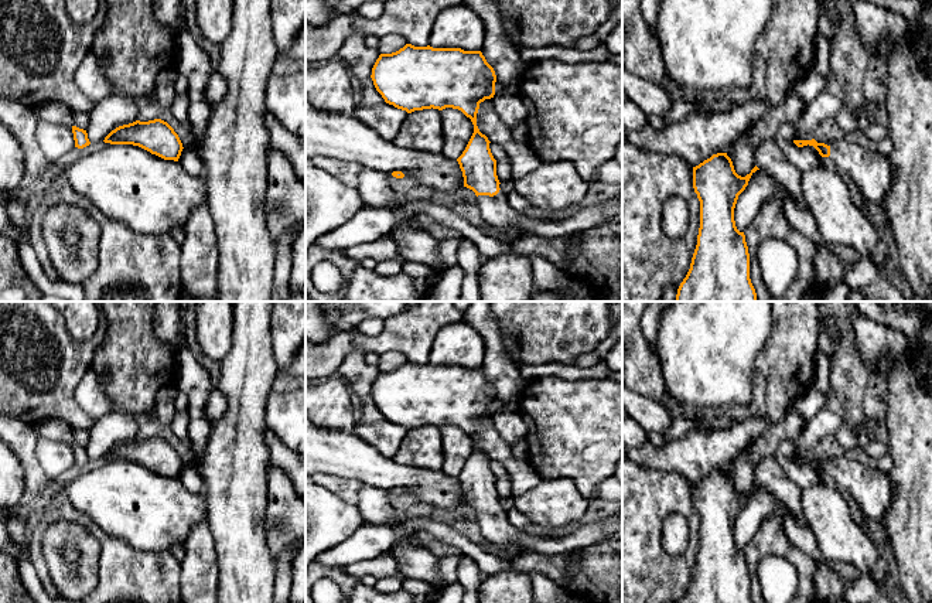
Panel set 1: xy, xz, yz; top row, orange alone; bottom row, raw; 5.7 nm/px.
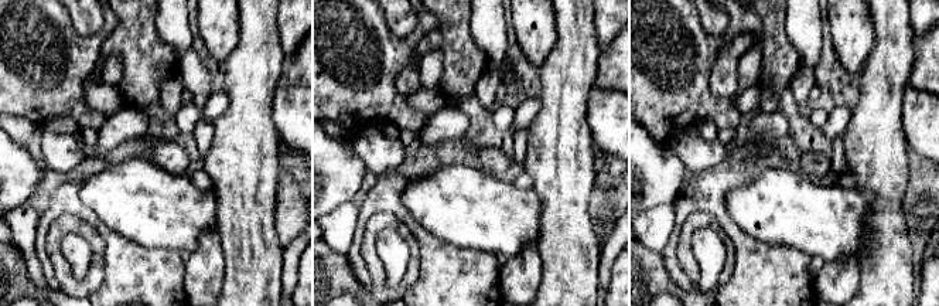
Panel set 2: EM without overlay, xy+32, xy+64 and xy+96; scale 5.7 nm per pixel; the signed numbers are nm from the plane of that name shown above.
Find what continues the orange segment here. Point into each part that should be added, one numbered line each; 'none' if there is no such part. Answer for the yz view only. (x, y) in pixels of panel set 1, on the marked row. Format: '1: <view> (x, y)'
1: yz (873, 173)

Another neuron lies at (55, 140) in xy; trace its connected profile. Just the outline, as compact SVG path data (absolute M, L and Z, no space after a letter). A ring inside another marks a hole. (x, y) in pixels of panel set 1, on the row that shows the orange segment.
M38 120L35 140L49 161L55 161L75 147L72 127Z

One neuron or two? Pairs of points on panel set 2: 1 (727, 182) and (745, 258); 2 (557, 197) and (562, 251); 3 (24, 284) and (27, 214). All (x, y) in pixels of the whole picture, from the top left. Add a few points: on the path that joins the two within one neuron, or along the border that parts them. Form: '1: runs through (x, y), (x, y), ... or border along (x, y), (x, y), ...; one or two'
1: runs through (719, 200), (719, 211), (740, 240); one
2: runs through (562, 210), (562, 238); one
3: border along (14, 245), (24, 258), (31, 281), (41, 291); two

